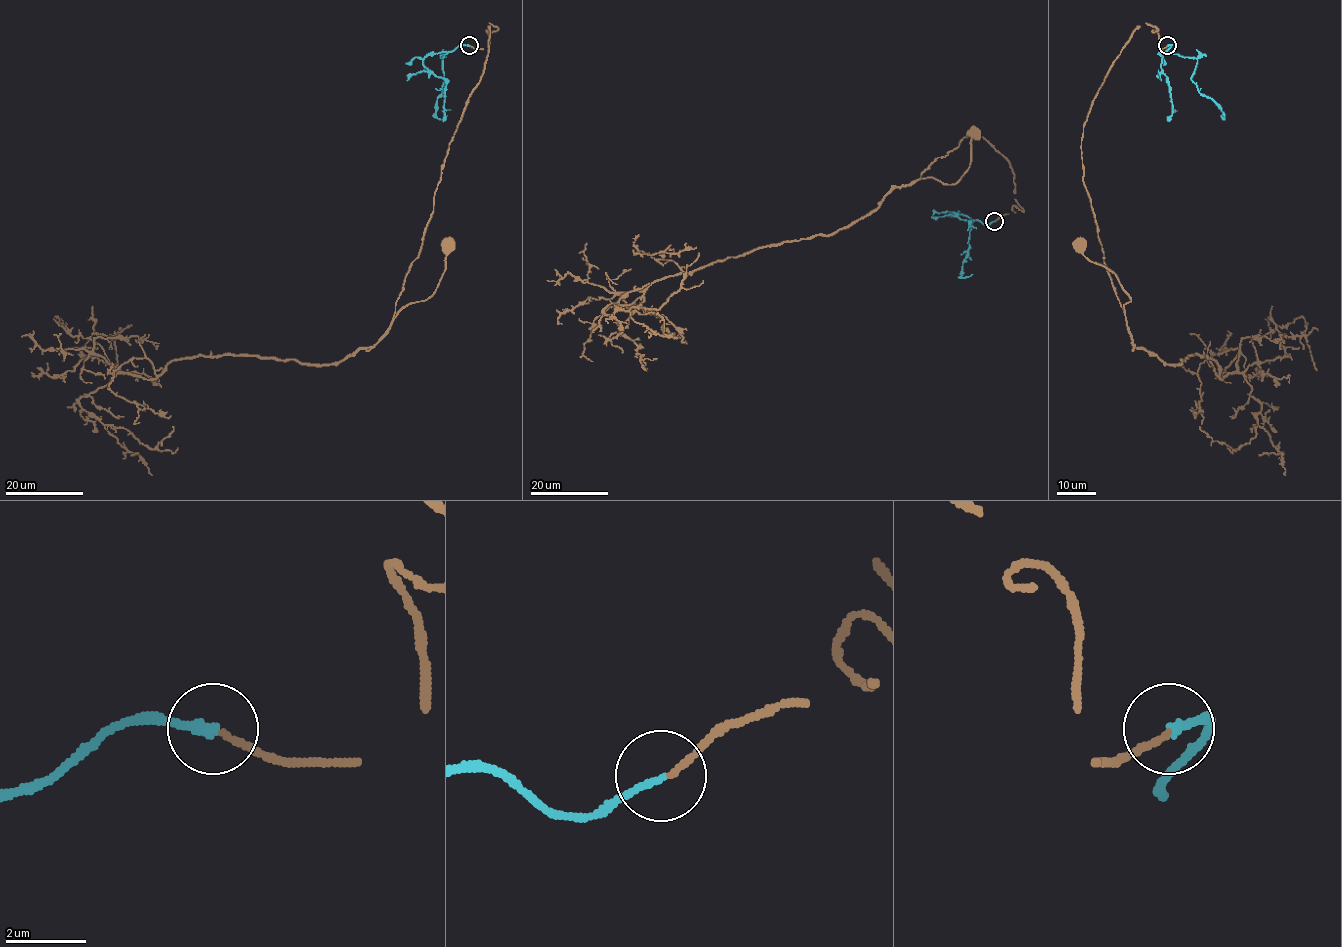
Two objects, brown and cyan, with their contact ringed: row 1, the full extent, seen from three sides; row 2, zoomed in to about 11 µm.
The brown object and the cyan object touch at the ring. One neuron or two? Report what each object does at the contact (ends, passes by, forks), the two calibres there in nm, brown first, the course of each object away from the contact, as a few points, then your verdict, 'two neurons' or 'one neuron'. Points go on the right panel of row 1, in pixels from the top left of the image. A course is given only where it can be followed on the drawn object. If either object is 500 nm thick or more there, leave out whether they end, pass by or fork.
brown ends | cyan ends | 150/190 nm | brown via (1167, 46), (1157, 29), (1135, 30), (1083, 125), (1083, 183), (1125, 314), (1131, 298), (1078, 245) | cyan via (1167, 45), (1171, 45), (1169, 53), (1197, 60), (1191, 80), (1221, 109), (1224, 119), (1221, 115) | one neuron

